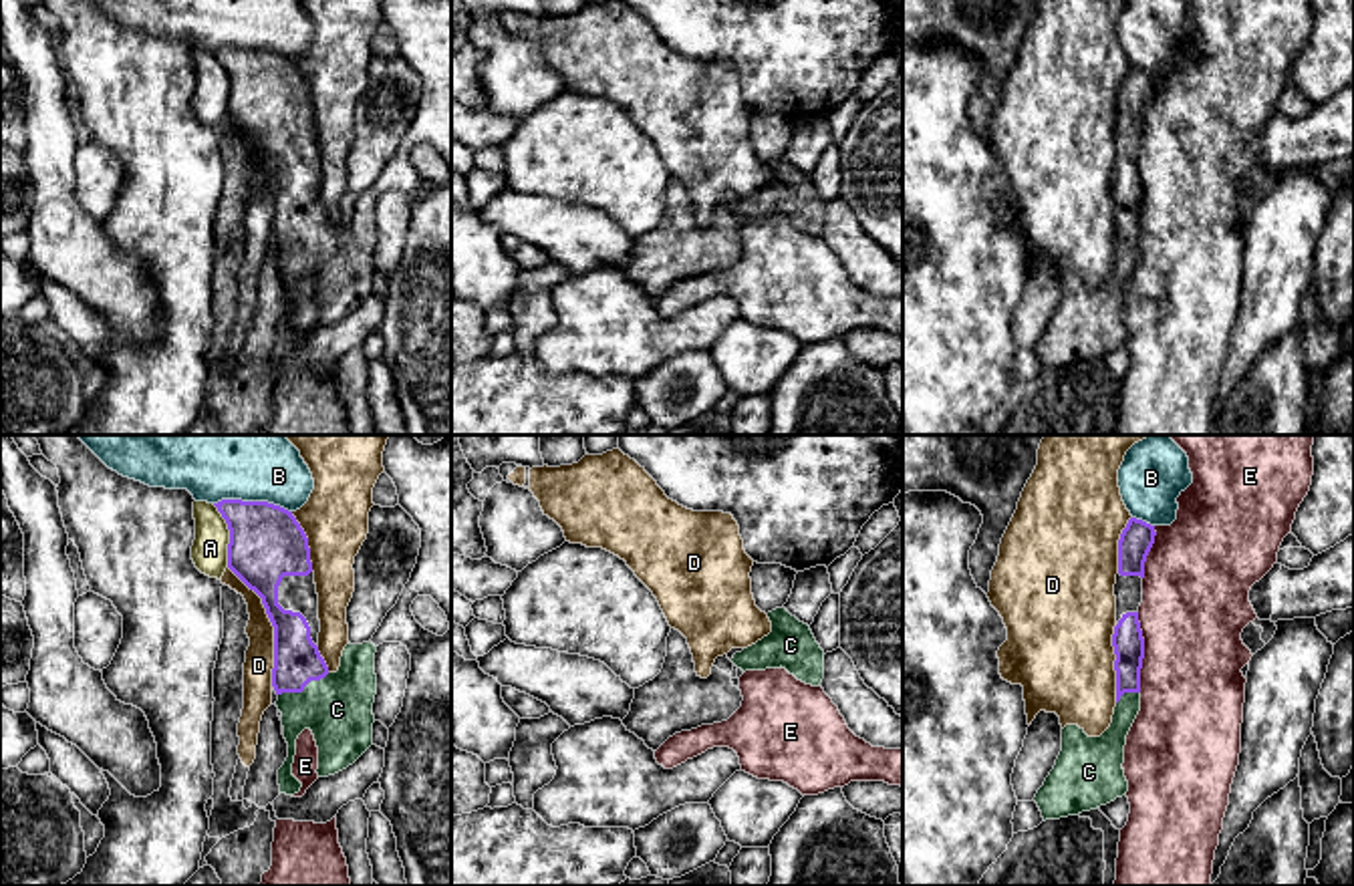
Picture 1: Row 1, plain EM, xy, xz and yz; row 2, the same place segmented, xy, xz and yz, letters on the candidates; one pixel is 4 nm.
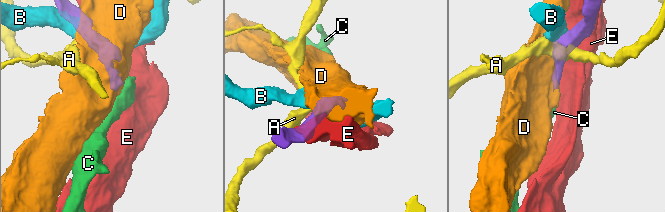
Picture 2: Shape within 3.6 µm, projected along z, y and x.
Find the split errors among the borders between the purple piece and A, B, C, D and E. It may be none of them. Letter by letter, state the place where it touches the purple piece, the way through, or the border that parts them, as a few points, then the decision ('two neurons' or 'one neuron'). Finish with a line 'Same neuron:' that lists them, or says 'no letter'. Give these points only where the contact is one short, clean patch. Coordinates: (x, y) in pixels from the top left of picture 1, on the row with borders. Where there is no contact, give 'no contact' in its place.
A: meets purple in xy at (230, 536); two neurons
B: meets purple in xy at (252, 502); two neurons
C: meets purple in xy at (303, 689); runs through xy (297, 661), (303, 689), (337, 709); one neuron
D: meets purple in xy at (273, 625); two neurons
E: meets purple in yz at (1143, 653); two neurons
Same neuron: C

